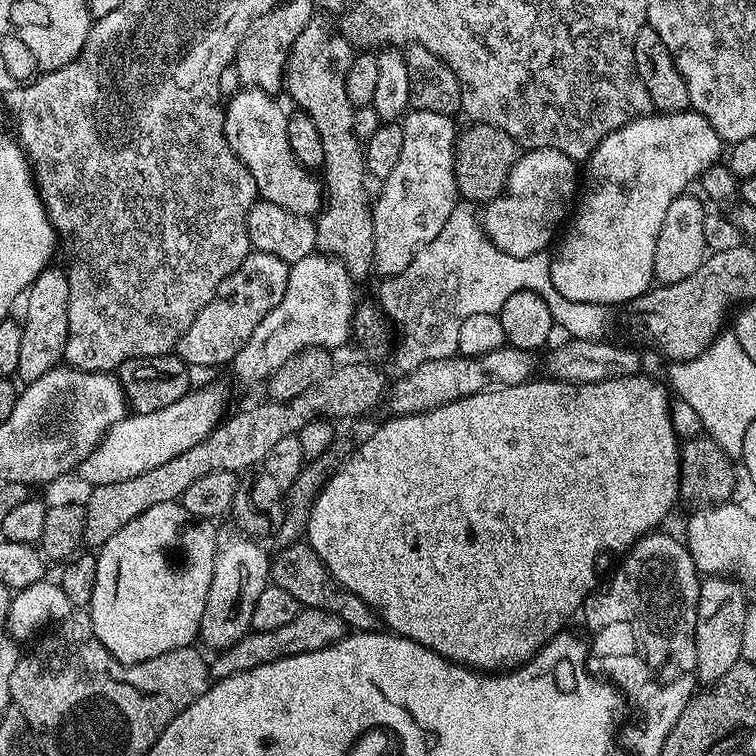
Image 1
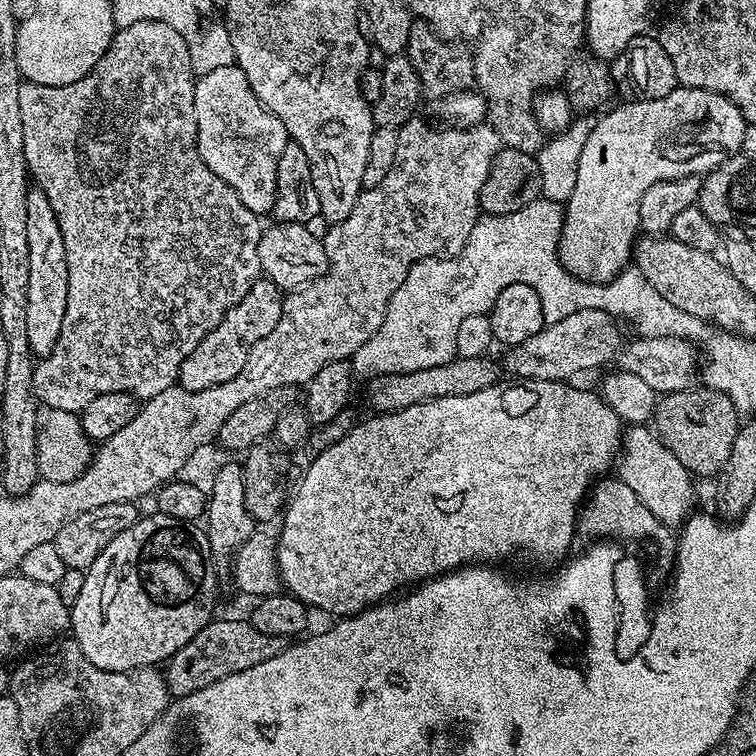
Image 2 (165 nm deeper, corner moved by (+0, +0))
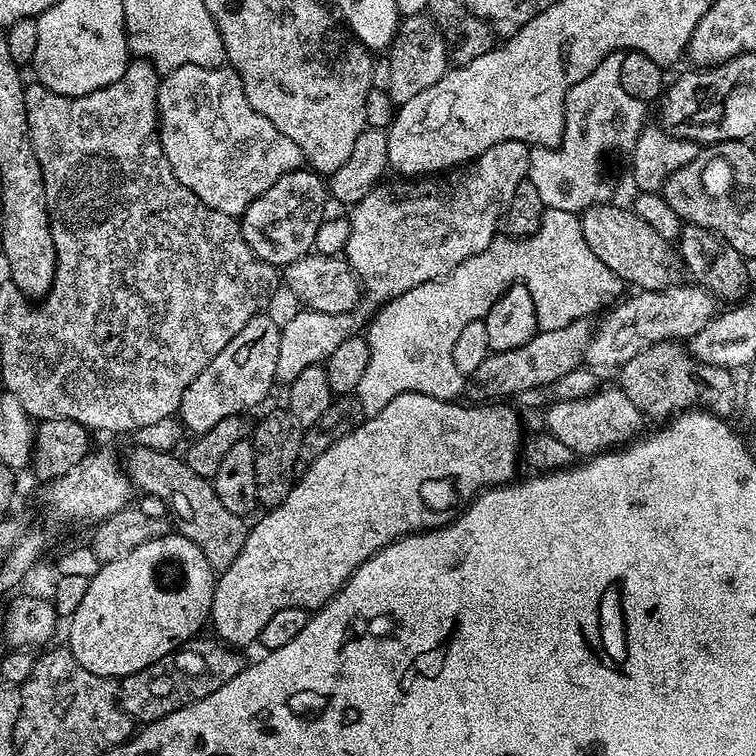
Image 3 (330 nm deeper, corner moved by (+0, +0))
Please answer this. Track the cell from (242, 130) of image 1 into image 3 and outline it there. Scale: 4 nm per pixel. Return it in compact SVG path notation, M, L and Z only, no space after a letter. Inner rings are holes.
M178 66L161 79L156 95L160 145L174 178L200 201L237 218L282 174L305 163L304 155L246 98L240 73L231 66Z

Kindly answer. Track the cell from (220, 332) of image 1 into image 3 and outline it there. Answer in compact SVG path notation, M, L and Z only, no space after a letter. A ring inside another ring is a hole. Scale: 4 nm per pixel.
M261 314L250 318L218 354L214 354L214 362L190 382L186 394L182 394L178 420L192 434L210 430L210 426L218 426L222 418L230 418L248 414L251 408L256 408L268 396L272 383L277 383L278 377L278 346L280 345L281 325L269 314Z

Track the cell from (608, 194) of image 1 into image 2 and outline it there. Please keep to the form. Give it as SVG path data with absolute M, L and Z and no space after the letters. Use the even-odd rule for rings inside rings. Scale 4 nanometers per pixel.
M678 86L670 94L666 94L666 98L654 98L653 100L632 98L629 104L620 104L617 108L611 108L607 109L609 112L600 121L597 119L592 125L586 144L582 146L581 157L578 158L577 181L574 182L573 193L570 194L567 203L563 205L564 225L560 235L560 261L569 274L578 277L579 280L589 280L592 283L607 283L609 280L613 280L619 272L629 267L630 261L634 256L638 233L641 231L638 206L642 206L642 194L646 194L646 190L650 186L654 186L654 182L686 178L687 176L703 177L705 174L714 171L719 164L726 162L740 152L742 134L746 127L744 115L740 113L738 106L734 106L734 102L730 102L730 98L726 98L717 92L702 90L701 88Z

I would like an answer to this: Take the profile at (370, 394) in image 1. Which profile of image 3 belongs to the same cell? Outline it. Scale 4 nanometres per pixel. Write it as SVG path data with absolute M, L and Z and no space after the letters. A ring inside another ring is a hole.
M591 319L575 320L570 322L570 326L562 326L562 330L537 331L536 336L526 342L526 346L501 352L489 351L486 362L470 373L466 384L467 395L472 395L469 397L476 402L500 402L519 392L528 392L531 388L544 388L570 375L580 363L585 363L593 331Z

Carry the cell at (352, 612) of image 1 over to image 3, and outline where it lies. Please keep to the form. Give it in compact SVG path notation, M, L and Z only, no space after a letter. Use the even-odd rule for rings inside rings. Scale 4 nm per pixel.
M132 446L128 457L122 460L122 468L141 493L157 496L166 502L174 524L176 519L175 527L180 535L190 538L190 542L194 542L194 546L206 554L206 562L210 562L217 573L222 573L242 550L246 535L245 517L230 514L230 510L222 506L211 479L202 474L194 474L194 470L190 470L190 466L186 466L179 455L172 455L176 454L159 448Z

